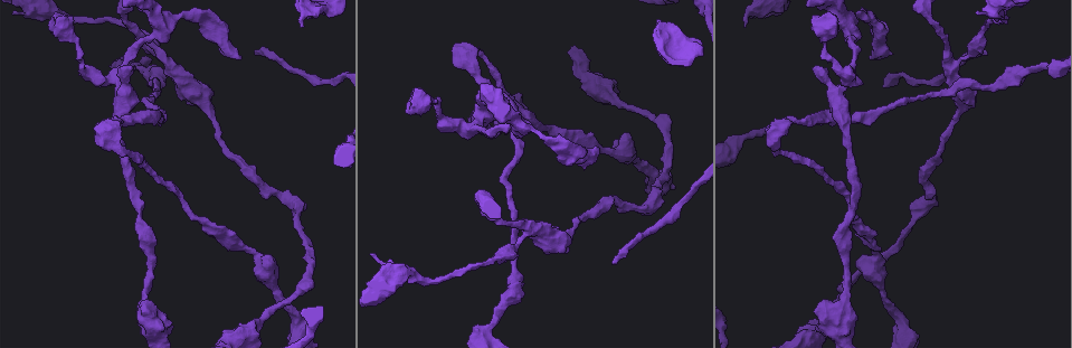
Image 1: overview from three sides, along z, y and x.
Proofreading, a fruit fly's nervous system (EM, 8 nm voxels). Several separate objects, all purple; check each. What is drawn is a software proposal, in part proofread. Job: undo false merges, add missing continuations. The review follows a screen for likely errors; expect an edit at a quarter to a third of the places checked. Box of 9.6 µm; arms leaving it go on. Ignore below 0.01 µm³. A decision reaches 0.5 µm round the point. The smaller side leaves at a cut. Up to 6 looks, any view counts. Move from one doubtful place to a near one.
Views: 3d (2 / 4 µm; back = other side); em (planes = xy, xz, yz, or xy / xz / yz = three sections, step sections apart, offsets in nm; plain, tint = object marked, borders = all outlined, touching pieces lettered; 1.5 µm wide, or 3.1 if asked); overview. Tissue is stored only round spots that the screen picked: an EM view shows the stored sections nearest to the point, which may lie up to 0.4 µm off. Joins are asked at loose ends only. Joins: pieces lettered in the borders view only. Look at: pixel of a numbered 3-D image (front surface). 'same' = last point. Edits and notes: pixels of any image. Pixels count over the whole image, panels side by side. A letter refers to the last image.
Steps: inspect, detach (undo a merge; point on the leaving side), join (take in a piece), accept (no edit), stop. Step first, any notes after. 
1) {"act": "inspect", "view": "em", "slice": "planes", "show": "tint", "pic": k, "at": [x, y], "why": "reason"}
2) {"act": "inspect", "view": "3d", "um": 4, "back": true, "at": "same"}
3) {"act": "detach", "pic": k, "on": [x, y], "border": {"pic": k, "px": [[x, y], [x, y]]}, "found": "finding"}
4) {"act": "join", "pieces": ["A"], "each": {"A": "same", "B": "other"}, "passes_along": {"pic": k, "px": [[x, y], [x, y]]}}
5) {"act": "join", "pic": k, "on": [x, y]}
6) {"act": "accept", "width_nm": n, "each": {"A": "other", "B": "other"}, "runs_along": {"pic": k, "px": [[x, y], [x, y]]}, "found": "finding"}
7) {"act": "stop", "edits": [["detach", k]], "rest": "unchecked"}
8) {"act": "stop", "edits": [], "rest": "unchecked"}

{"act": "inspect", "view": "3d", "um": 4, "pic": 1, "at": [475, 126], "why": "abrupt turn"}

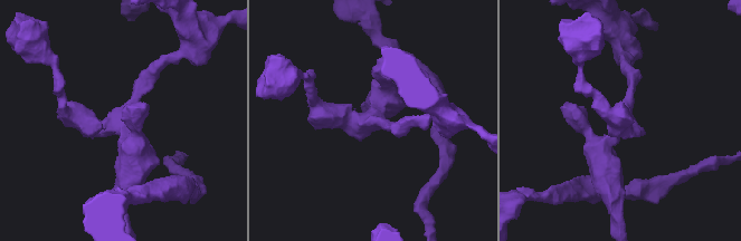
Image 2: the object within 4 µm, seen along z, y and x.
{"act": "inspect", "view": "em", "slice": "yz", "step": 8, "show": "borders", "pic": 2, "at": [372, 119], "arms": 4}

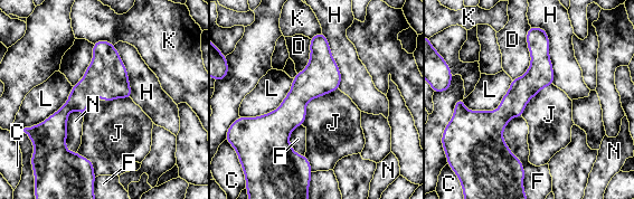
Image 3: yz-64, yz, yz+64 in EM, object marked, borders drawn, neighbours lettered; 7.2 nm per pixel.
{"act": "accept", "width_nm": 190, "each": {"C": "other", "D": "other", "F": "other", "H": "other", "J": "other", "K": "other", "L": "other", "N": "other"}, "found": "all the same neuron"}

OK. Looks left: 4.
{"act": "inspect", "view": "em", "slice": "yz", "step": 4, "show": "plain", "pic": 1, "at": [614, 264], "why": "end of a long branch"}

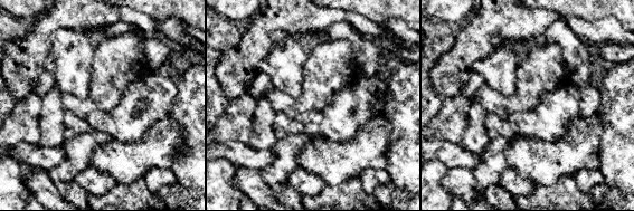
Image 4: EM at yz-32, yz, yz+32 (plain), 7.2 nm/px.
{"act": "inspect", "view": "em", "slice": "yz", "step": 4, "show": "borders", "at": "same", "why": "see the neighbours"}

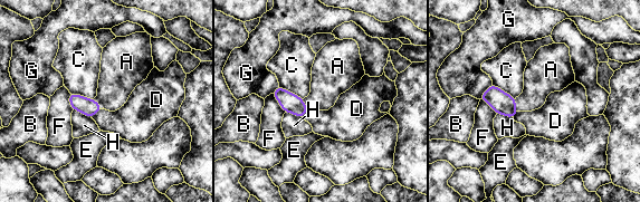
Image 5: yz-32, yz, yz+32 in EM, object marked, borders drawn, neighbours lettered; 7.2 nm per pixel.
{"act": "join", "pieces": ["A"], "each": {"A": "same", "B": "other", "C": "other", "D": "other", "E": "other", "F": "other", "G": "other", "H": "other"}, "passes_along": {"pic": 5, "px": [[290, 103], [305, 105], [328, 79]]}, "found": "the neuron continues"}

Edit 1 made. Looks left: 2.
{"act": "stop", "edits": [["join", 5]], "rest": "unchecked"}

